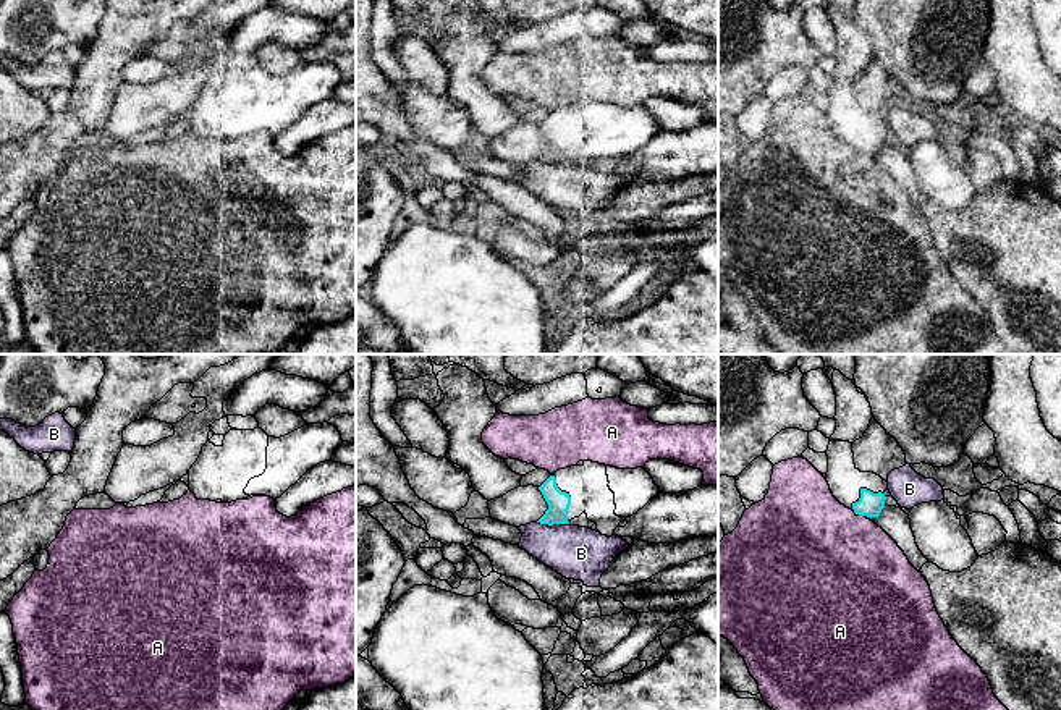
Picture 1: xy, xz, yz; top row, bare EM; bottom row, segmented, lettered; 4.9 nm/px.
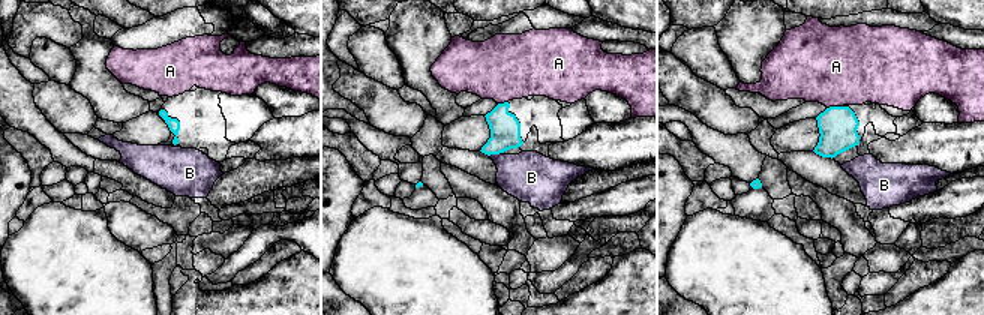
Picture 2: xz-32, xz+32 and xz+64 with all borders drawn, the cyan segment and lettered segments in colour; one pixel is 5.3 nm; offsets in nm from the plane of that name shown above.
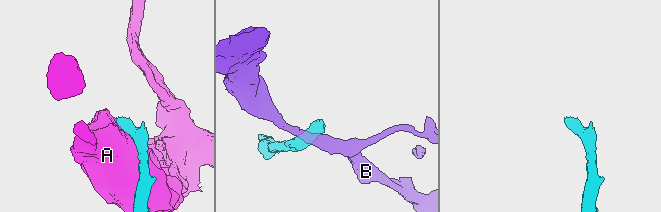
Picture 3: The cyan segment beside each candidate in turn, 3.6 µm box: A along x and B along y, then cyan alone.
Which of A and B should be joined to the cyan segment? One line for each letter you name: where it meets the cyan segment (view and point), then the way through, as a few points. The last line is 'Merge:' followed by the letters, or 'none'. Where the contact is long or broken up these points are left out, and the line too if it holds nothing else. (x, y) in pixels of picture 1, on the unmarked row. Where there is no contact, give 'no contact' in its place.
Merge: none

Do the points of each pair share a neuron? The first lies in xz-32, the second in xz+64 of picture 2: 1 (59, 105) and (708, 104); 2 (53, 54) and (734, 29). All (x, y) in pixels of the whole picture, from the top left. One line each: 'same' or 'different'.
1: same
2: different

